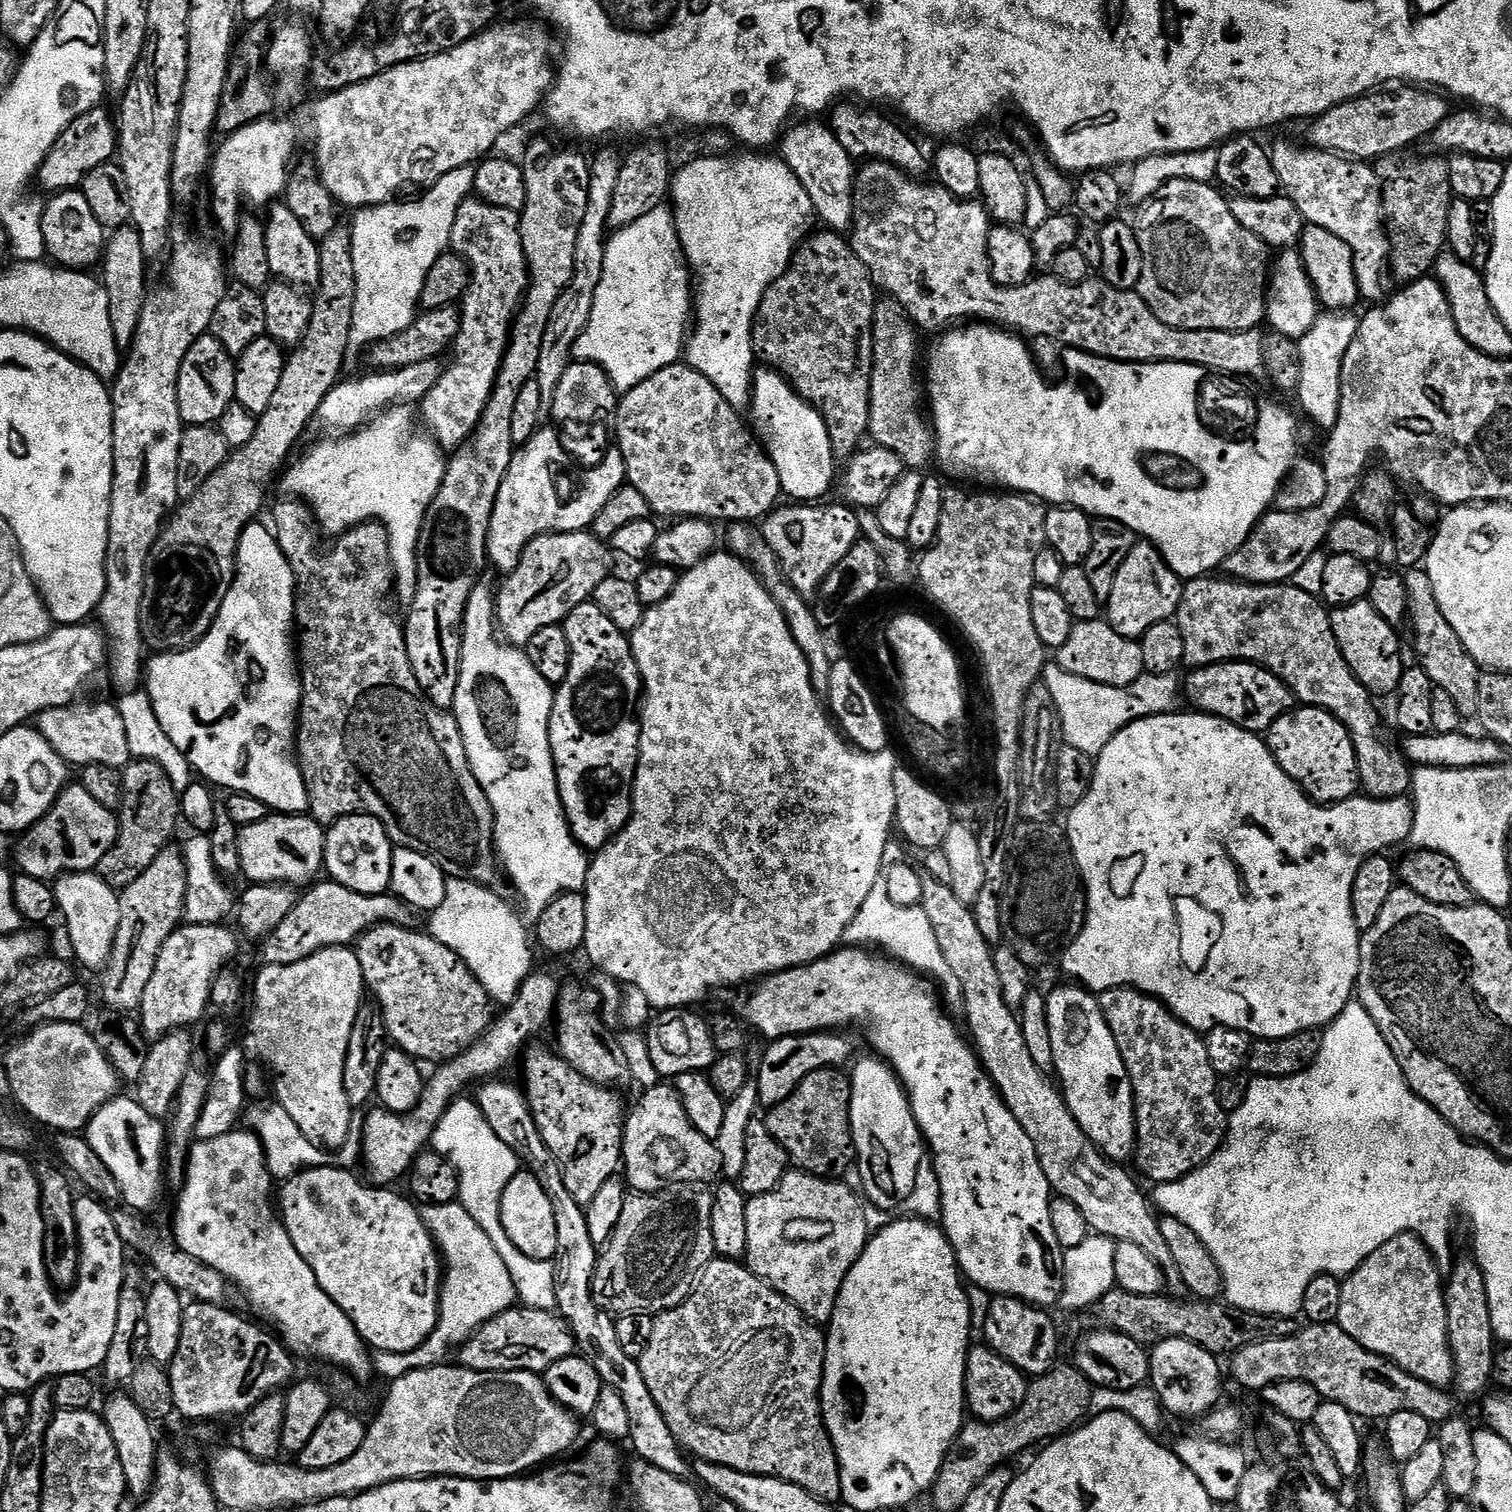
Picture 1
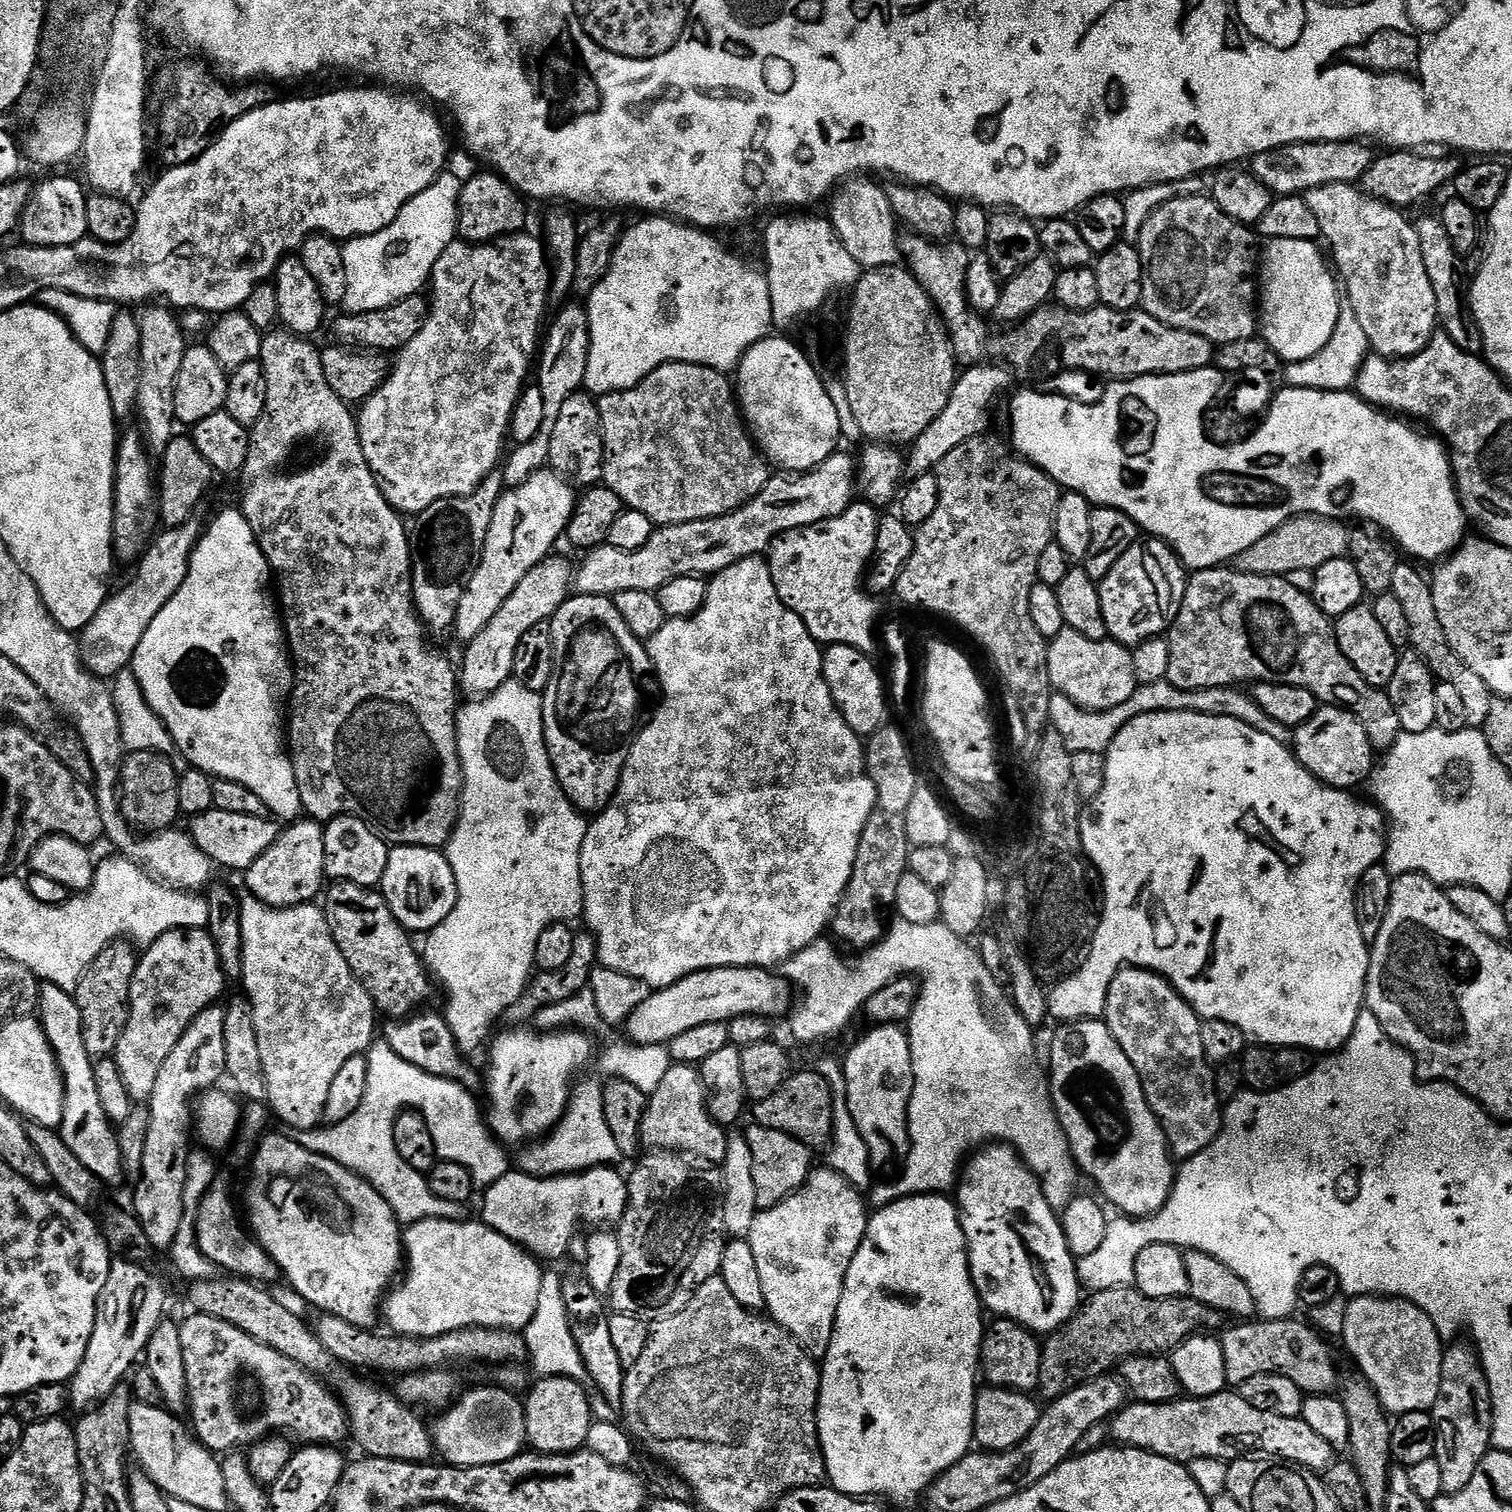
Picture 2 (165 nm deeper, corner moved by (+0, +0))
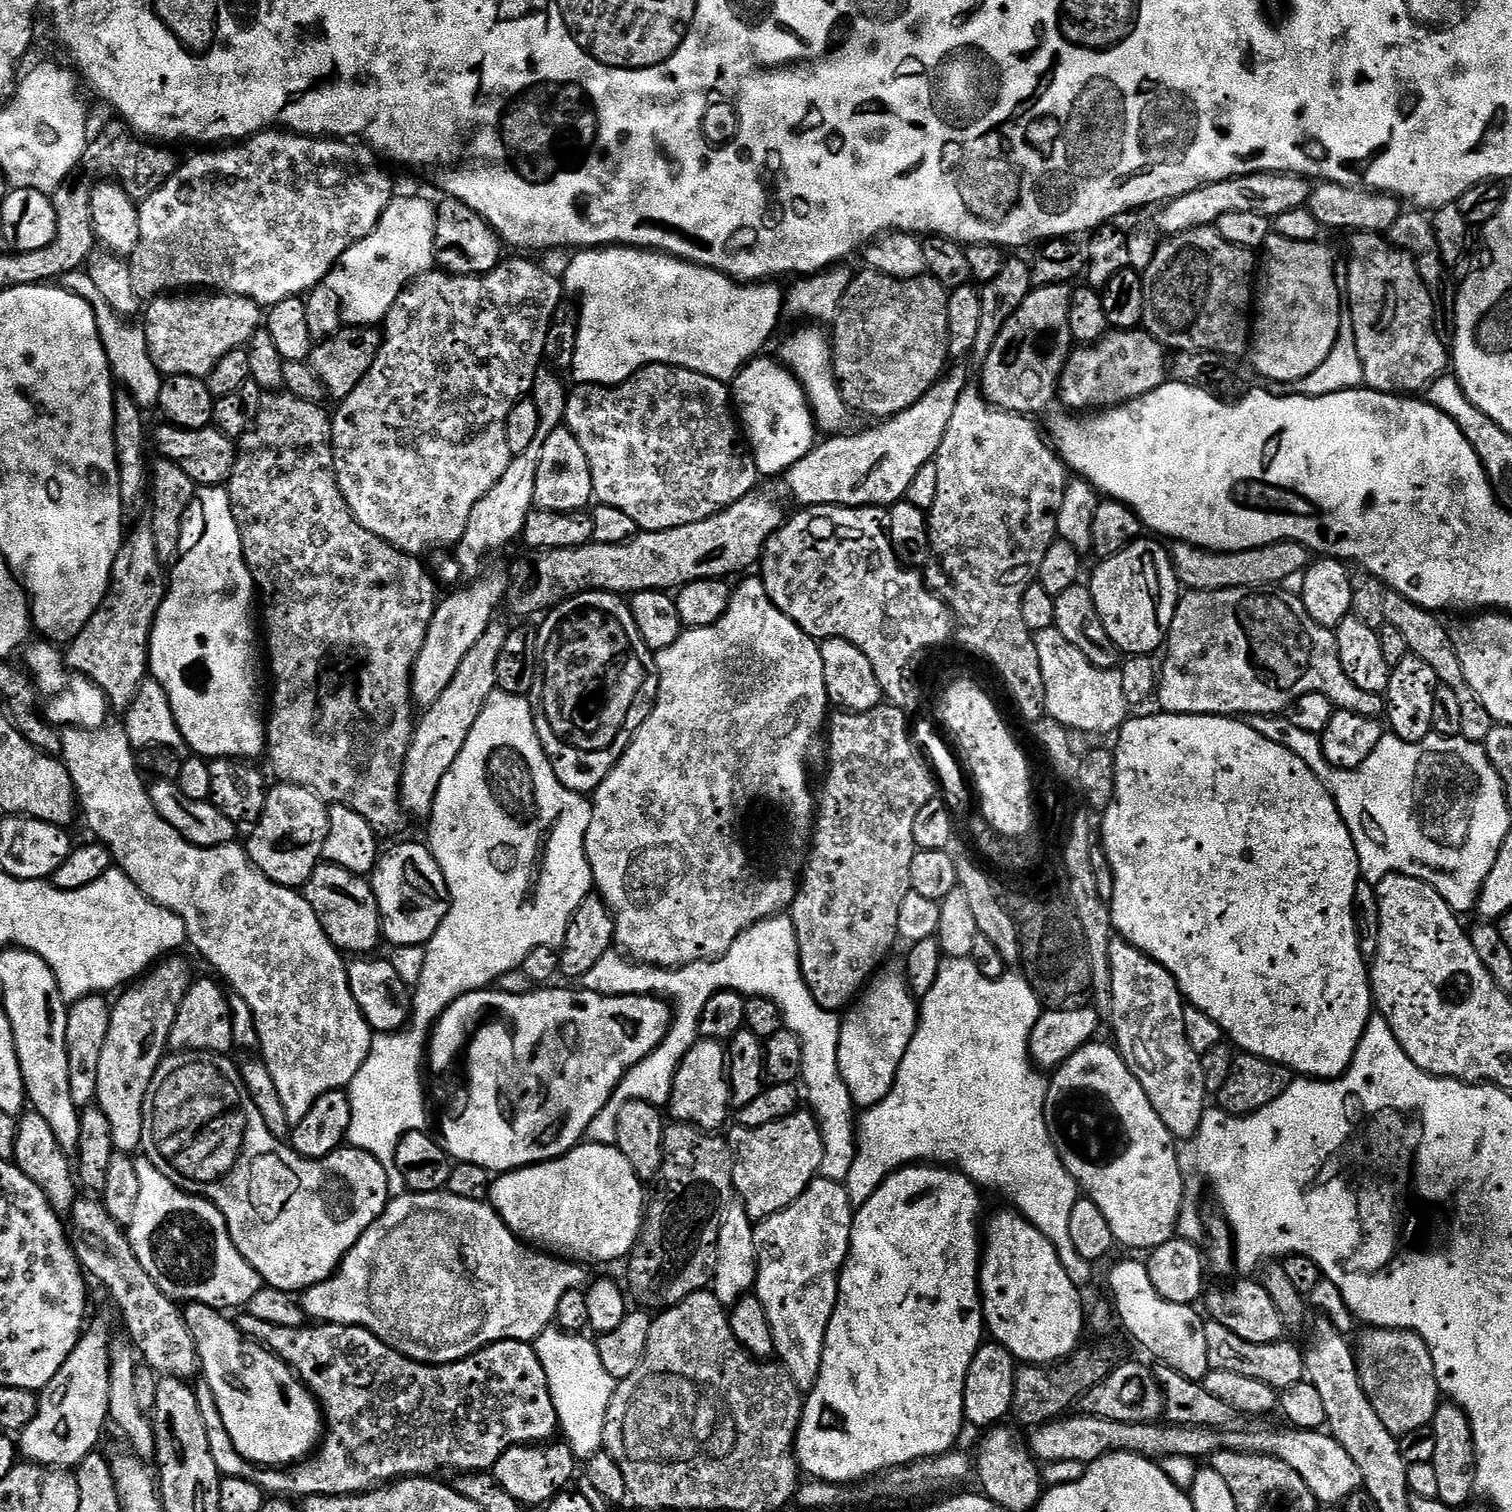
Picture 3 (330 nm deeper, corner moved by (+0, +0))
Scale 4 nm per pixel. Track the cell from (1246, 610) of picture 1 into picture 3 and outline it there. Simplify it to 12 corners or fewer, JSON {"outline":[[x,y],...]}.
{"outline":[[1185,591],[1158,701],[1279,716],[1380,718],[1295,591]]}

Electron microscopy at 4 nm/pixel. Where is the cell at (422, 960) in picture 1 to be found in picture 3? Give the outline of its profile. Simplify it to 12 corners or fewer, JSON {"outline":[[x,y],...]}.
{"outline":[[321,862],[304,884],[341,953],[382,944],[372,885]]}

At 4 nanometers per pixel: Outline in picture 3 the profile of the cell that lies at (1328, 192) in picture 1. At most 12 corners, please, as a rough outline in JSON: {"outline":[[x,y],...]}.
{"outline":[[1351,237],[1364,384],[1420,394],[1450,368],[1416,261]]}

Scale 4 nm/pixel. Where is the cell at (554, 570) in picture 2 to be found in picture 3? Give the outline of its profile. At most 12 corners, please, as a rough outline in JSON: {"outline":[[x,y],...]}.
{"outline":[[493,622],[419,717],[400,783],[431,817],[442,778],[497,691],[509,625]]}

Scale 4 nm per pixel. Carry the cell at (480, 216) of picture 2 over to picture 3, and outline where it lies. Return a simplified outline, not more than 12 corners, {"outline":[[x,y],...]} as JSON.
{"outline":[[444,198],[436,210],[436,264],[481,276],[506,245],[482,214]]}

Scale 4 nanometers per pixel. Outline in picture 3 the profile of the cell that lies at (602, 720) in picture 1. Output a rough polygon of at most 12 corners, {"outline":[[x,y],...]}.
{"outline":[[582,592],[538,628],[536,733],[595,793],[654,660],[631,607]]}

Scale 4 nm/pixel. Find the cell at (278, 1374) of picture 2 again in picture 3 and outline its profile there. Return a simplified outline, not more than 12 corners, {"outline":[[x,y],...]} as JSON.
{"outline":[[235,1317],[316,1397],[295,1466],[234,1450],[221,1477],[276,1498],[484,1474],[558,1421],[531,1343],[419,1364],[364,1328]]}

